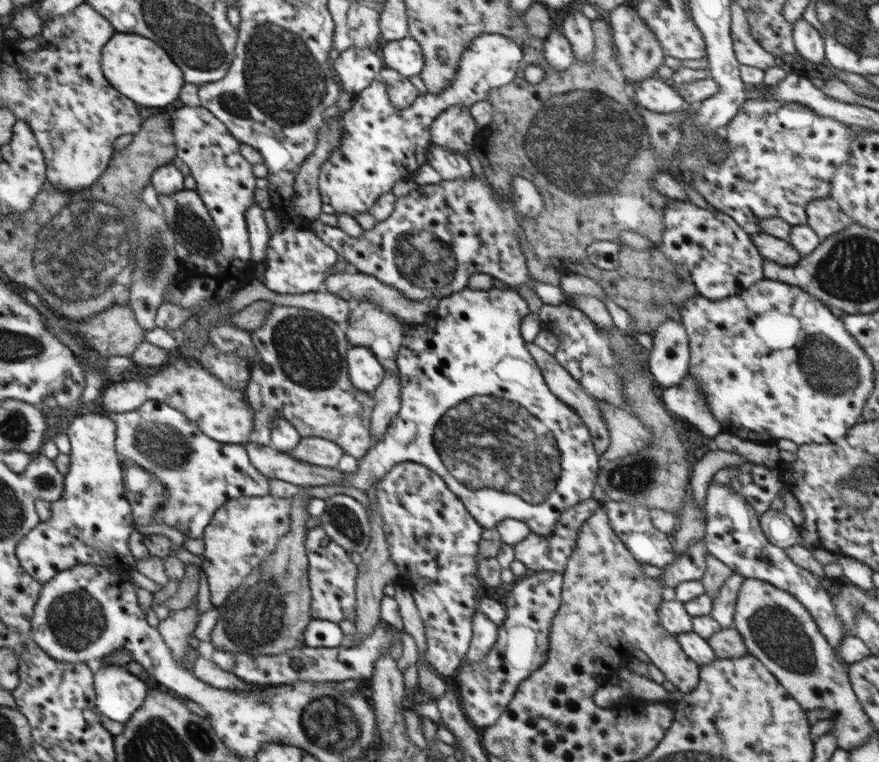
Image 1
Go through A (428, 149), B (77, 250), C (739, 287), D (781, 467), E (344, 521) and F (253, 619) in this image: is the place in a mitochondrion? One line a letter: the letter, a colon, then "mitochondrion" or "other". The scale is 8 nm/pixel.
A: other
B: mitochondrion
C: other
D: other
E: mitochondrion
F: mitochondrion

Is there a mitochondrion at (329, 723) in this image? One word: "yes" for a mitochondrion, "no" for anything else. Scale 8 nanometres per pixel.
yes

